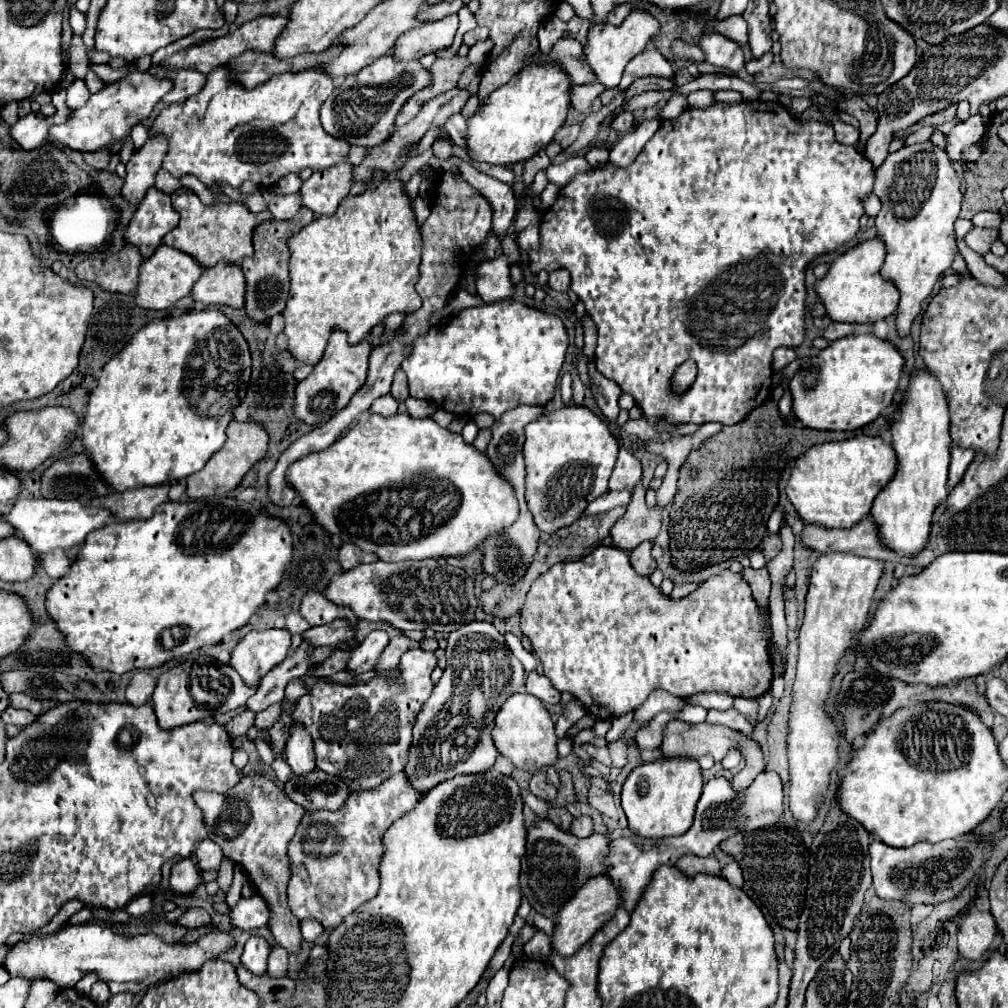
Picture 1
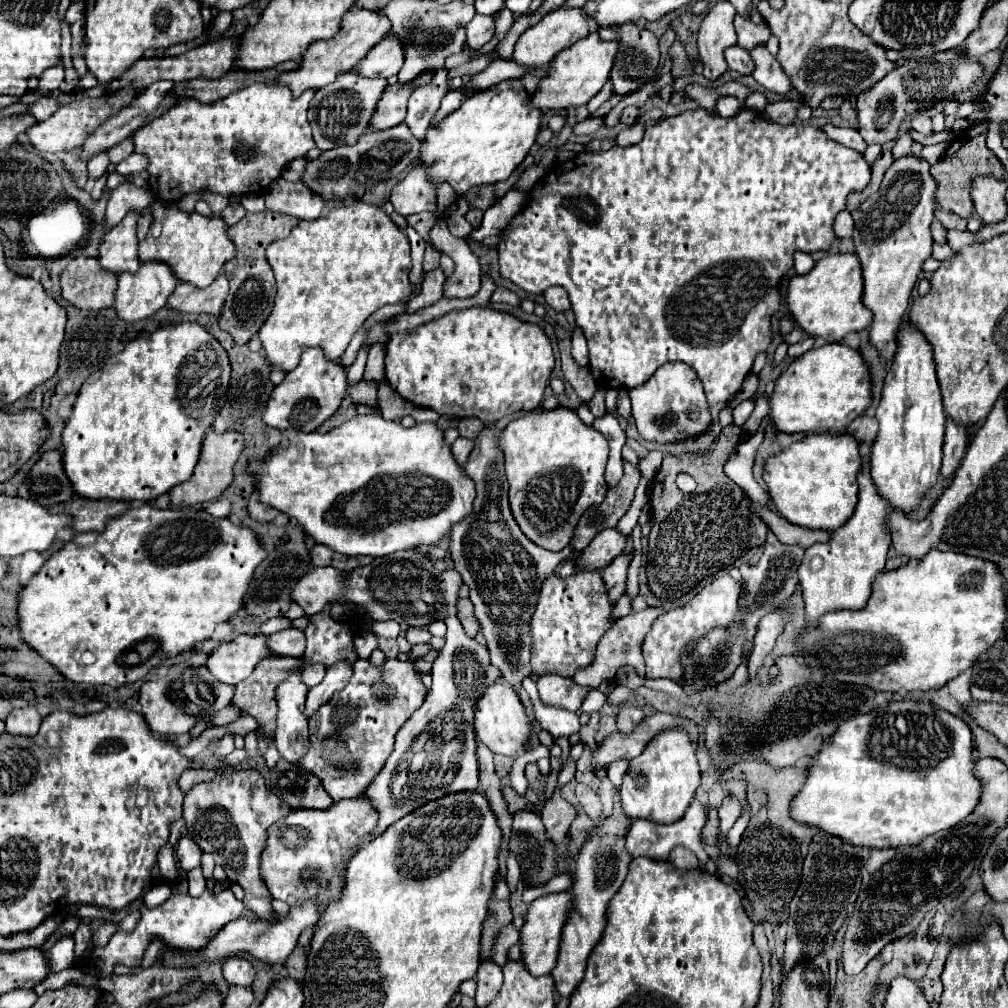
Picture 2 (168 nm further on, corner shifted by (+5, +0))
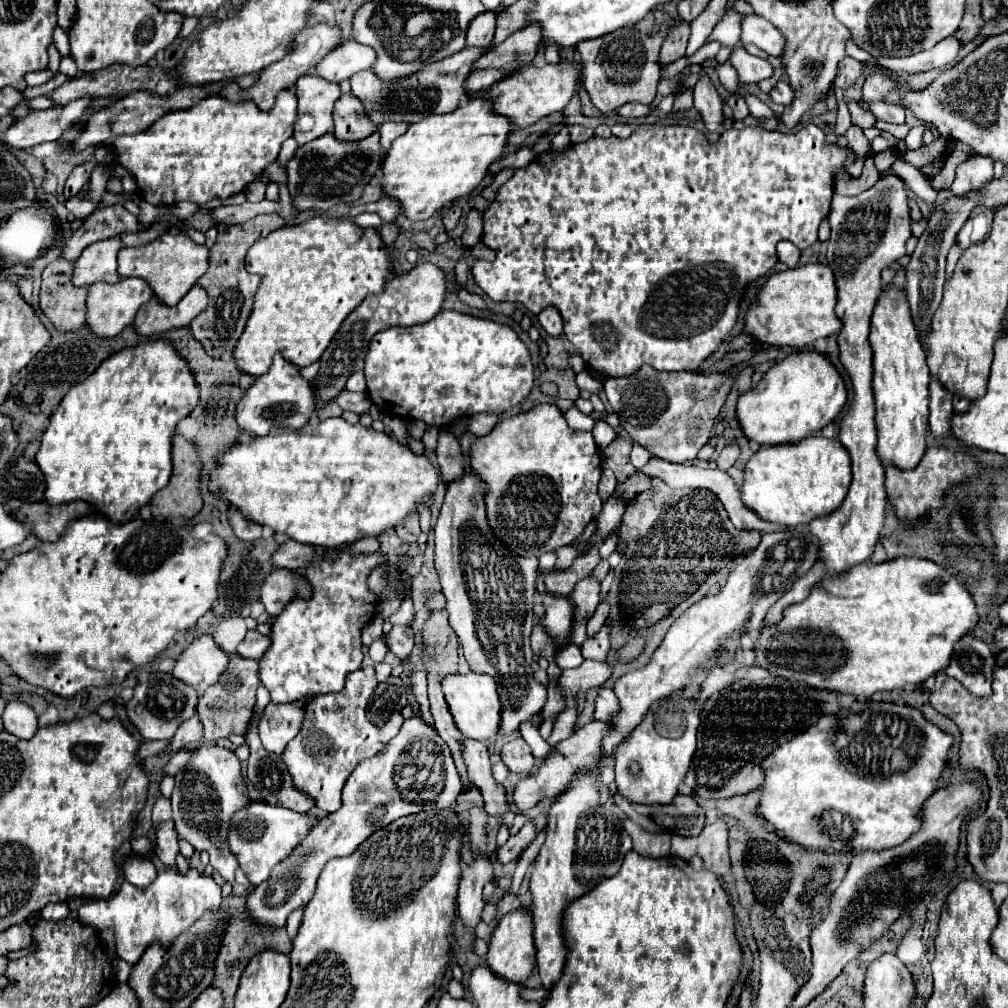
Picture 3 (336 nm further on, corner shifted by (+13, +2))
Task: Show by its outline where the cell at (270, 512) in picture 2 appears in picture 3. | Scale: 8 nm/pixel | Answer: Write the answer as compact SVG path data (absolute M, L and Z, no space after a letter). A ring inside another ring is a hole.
M230 508L230 526L234 528L234 534L240 538L240 540L246 540L246 542L252 542L252 540L258 540L262 536L262 530L264 526L262 524L256 524L256 522L250 522L244 518L244 514L238 510L238 508Z

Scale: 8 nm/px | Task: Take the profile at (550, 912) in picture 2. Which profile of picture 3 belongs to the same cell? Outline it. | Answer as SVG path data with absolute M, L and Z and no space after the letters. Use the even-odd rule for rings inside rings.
M518 908L500 920L498 928L490 938L490 952L486 956L486 962L494 974L510 982L524 982L532 974L536 962L534 962L534 922L530 922L530 910Z

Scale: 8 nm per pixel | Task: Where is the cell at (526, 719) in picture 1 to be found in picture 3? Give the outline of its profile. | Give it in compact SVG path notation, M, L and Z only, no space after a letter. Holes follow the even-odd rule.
M476 672L454 674L442 680L442 688L444 688L448 708L454 716L454 722L466 738L488 742L498 736L500 718L502 718L502 702L498 698L498 686L490 676L476 674Z

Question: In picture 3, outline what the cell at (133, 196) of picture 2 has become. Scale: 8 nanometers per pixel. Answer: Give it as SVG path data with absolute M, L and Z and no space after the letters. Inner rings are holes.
M122 204L100 206L82 222L82 226L74 232L74 236L64 244L62 256L74 262L86 246L104 238L112 238L116 234L136 232L138 228L140 224L136 216L124 210Z

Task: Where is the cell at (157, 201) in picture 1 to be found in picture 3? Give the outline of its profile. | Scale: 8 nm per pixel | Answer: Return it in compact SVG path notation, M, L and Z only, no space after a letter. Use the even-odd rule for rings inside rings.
M114 236L114 238L106 238L100 242L94 242L90 246L86 246L80 254L80 258L74 262L76 270L74 270L74 284L76 286L90 286L98 280L104 282L118 282L120 274L118 274L118 250L122 248L122 236Z

